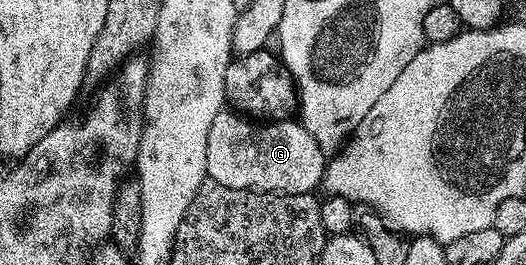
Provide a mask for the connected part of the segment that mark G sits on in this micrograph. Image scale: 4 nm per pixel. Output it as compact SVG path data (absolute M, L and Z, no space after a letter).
M223 108L212 120L212 128L208 128L206 176L209 181L228 188L309 194L319 189L327 161L327 155L298 120L266 120L255 124L249 117Z

